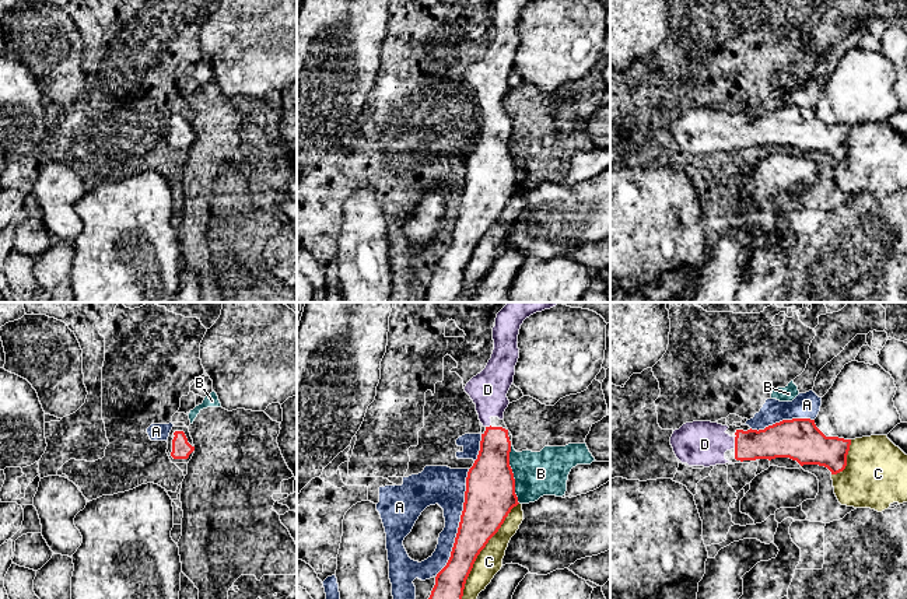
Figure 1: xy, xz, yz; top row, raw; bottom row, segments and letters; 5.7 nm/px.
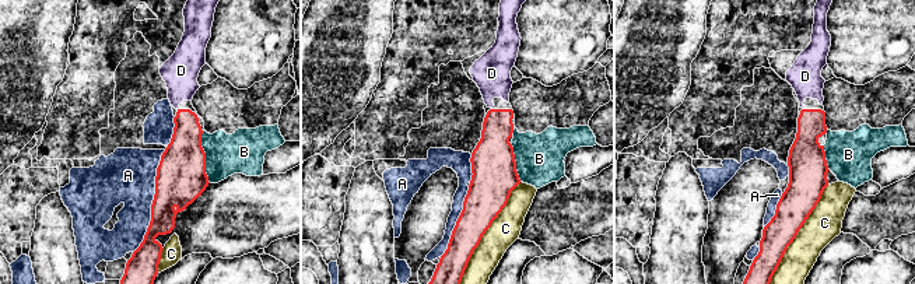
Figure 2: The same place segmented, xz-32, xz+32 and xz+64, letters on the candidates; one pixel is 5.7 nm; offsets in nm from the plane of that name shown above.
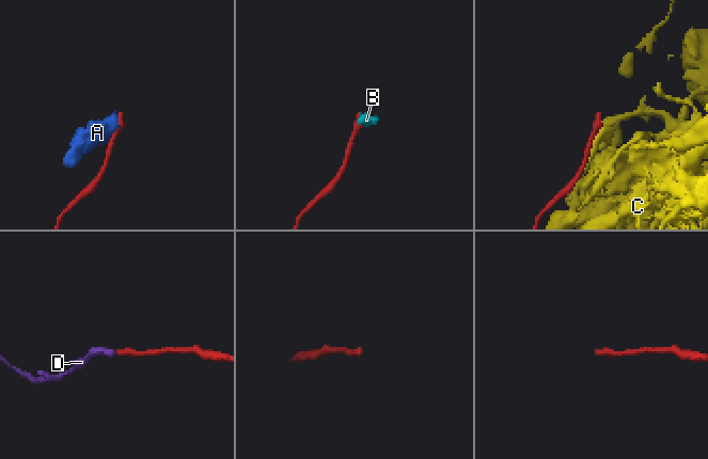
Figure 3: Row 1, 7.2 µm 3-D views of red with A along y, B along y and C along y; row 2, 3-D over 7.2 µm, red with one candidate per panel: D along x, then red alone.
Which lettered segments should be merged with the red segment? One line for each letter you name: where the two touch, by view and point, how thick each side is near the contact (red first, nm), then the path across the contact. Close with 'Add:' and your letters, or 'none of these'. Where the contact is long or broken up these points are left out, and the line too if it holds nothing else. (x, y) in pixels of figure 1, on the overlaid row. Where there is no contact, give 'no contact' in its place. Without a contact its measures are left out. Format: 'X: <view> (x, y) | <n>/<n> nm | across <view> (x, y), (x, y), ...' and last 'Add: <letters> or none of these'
D: yz (735, 442) | 190/260 nm | across yz (778, 440), (771, 442), (735, 442), (704, 444)
Add: D

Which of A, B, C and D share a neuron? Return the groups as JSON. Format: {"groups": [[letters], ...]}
{"groups": [["A"], ["B"], ["C"], ["D"]]}

